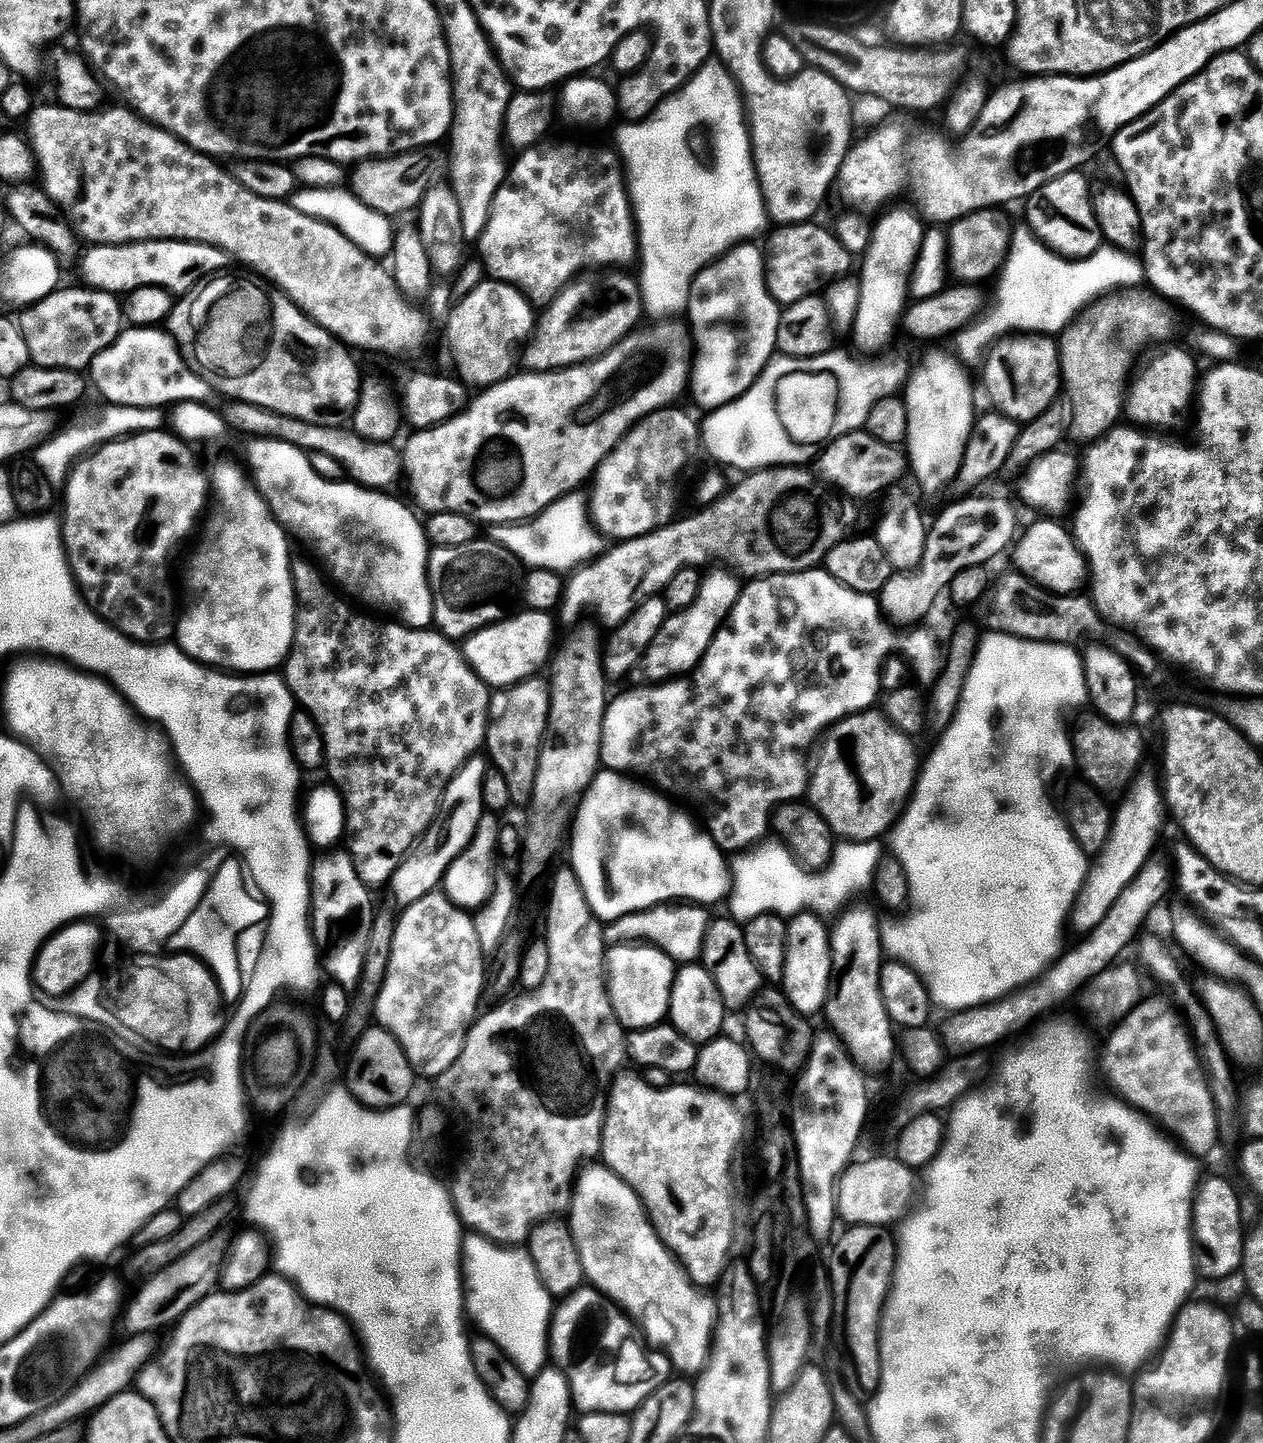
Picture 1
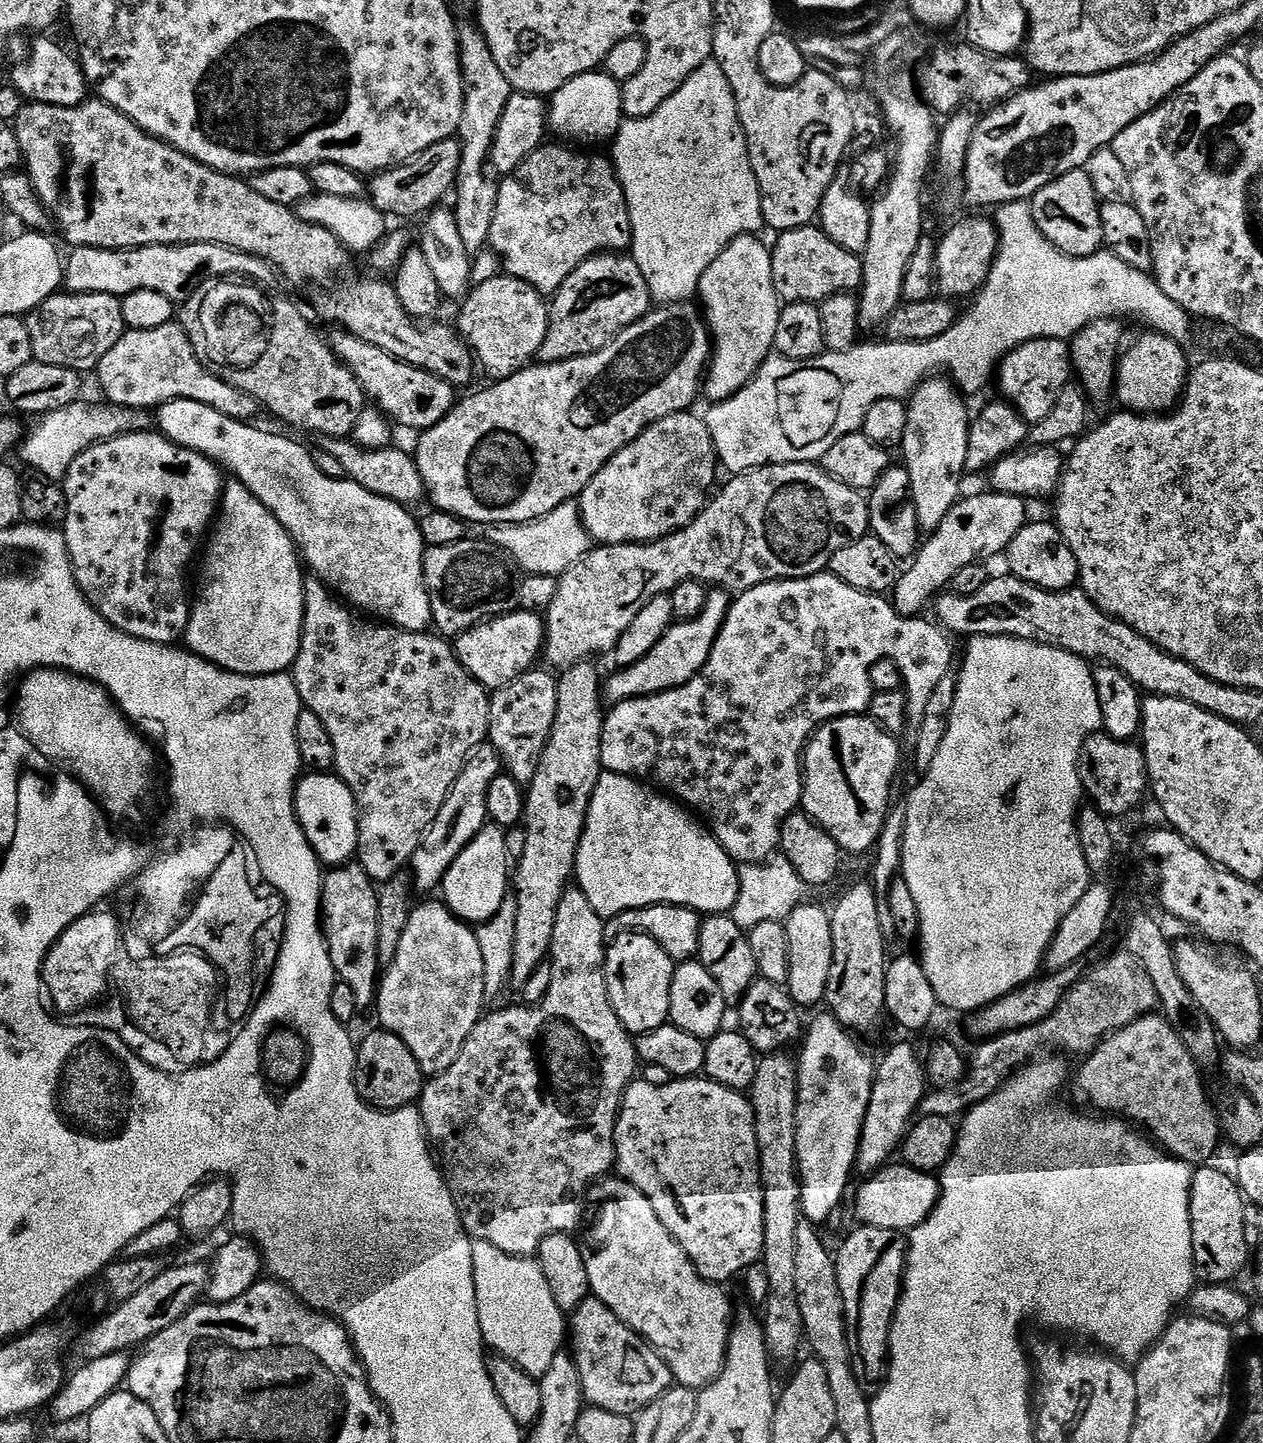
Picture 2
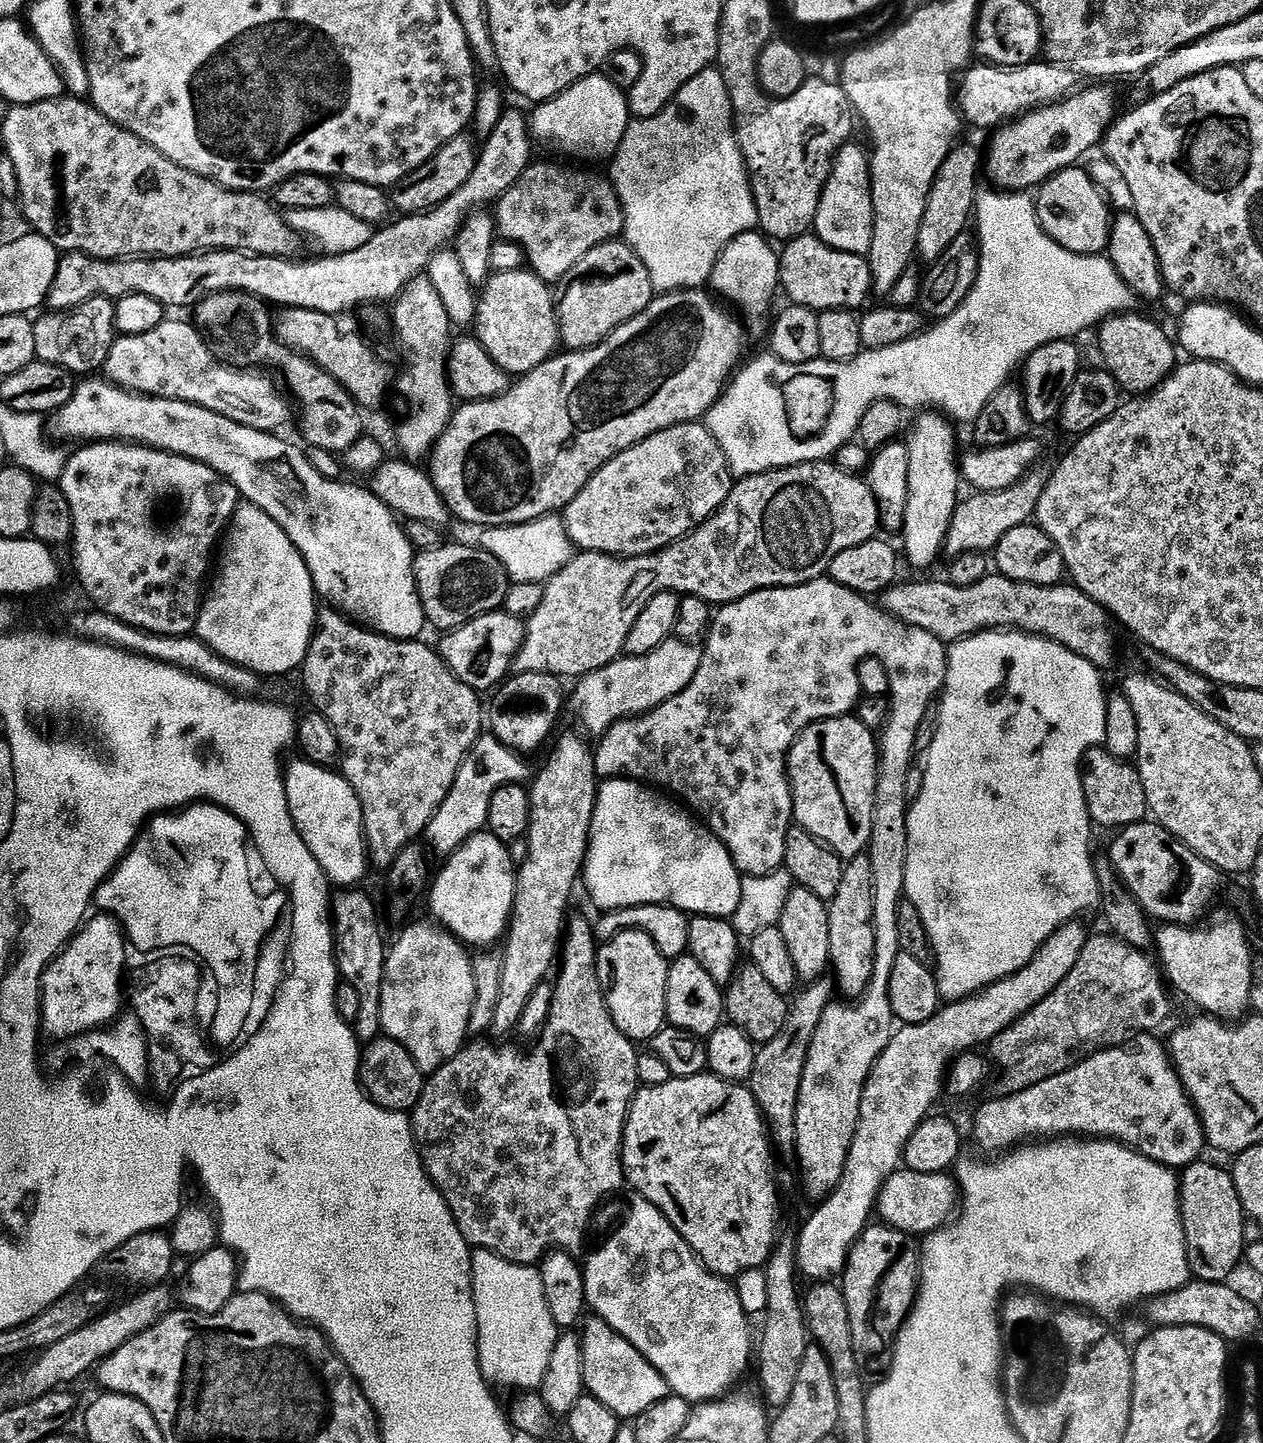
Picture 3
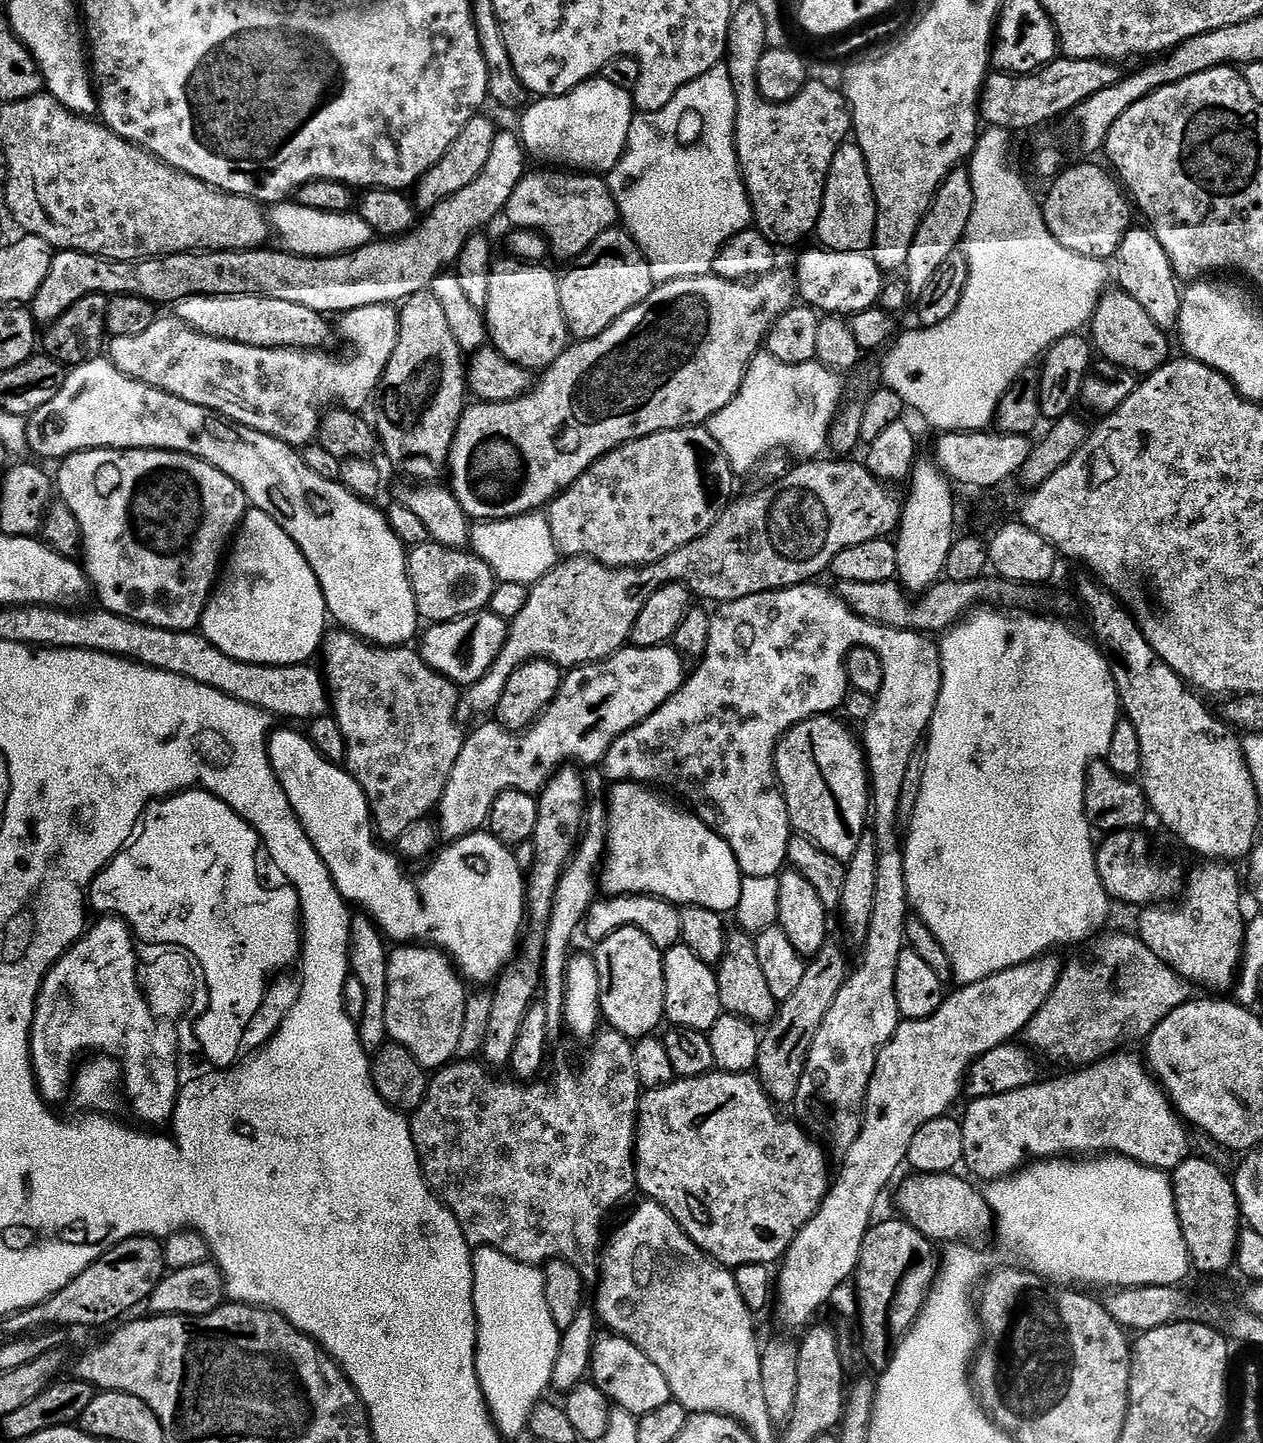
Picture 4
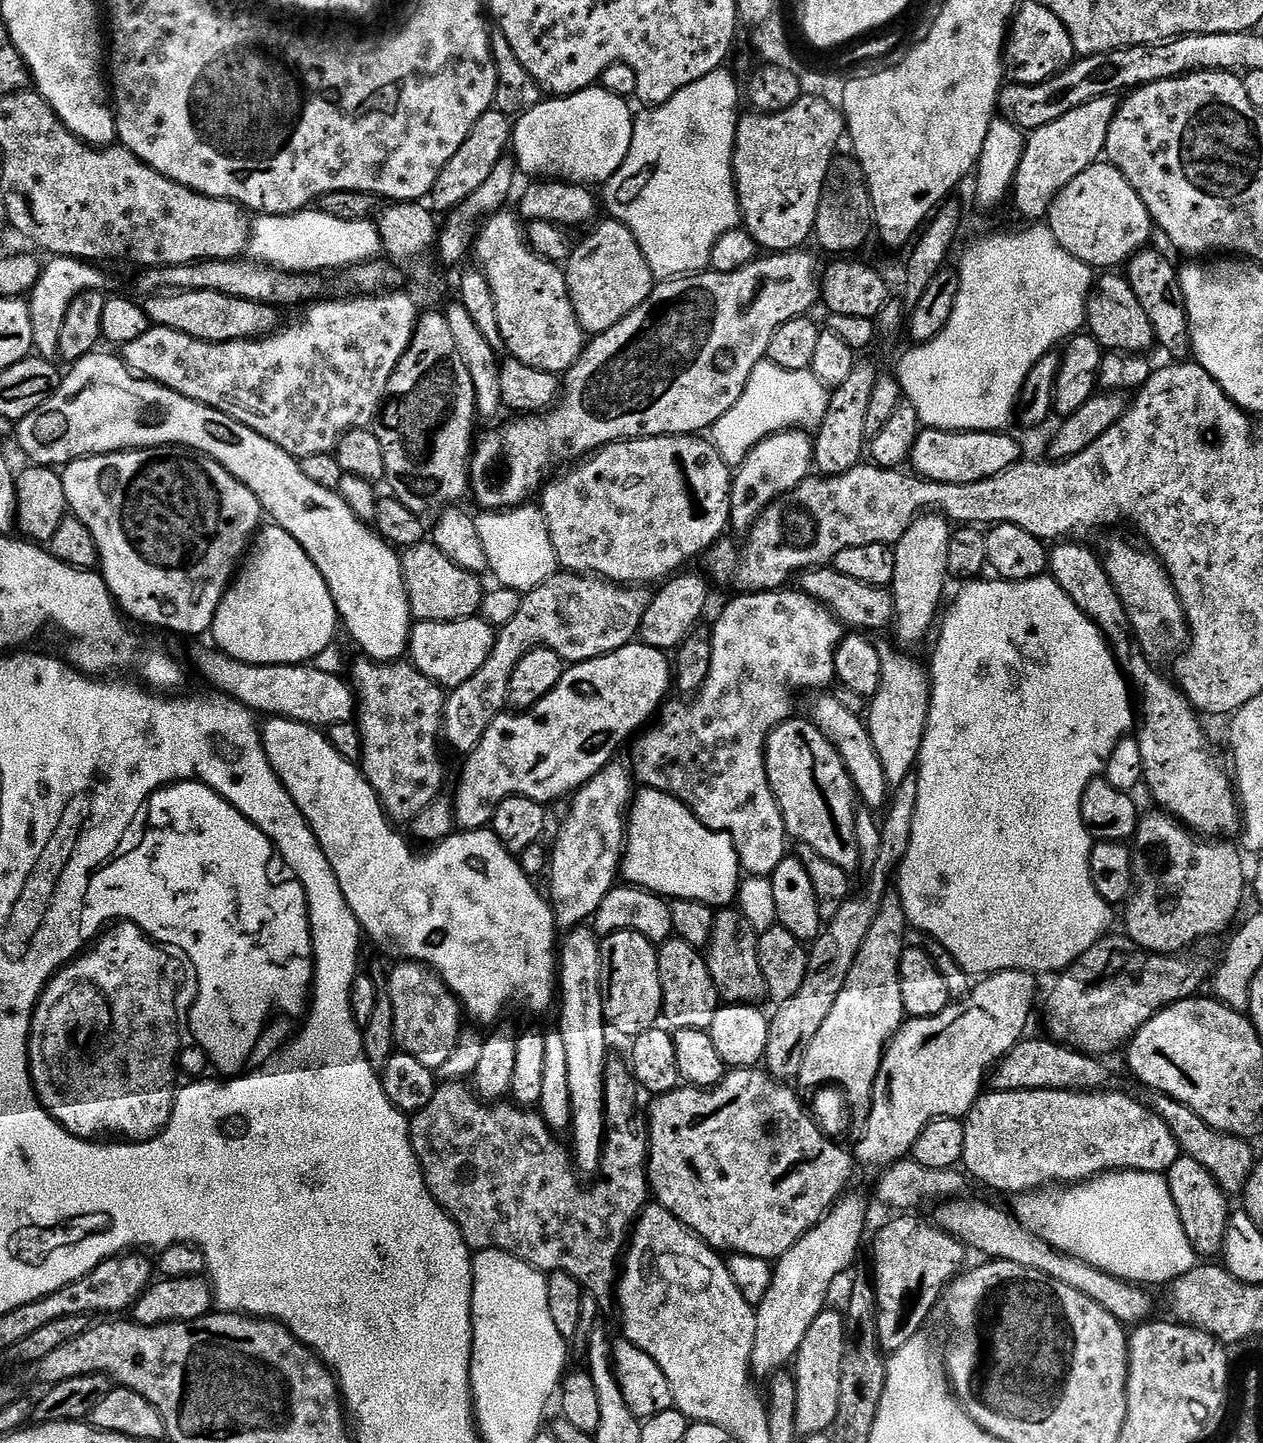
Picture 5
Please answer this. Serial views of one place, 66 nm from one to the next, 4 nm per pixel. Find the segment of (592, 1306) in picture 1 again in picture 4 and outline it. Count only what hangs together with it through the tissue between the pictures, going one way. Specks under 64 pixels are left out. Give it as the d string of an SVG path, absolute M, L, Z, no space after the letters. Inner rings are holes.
M601 1335L592 1348L591 1383L597 1384L615 1407L625 1408L637 1418L650 1410L658 1410L658 1406L666 1406L666 1402L673 1398L670 1382L666 1382L662 1370L658 1370L658 1366L654 1366L654 1362L650 1362L650 1358L646 1358L646 1354L642 1354L642 1350L625 1336L607 1335Z

